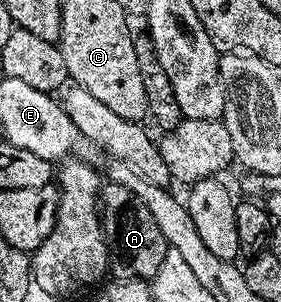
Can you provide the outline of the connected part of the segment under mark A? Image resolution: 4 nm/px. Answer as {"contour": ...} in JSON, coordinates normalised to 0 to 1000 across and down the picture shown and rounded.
{"contour":[[[395,599],[374,603],[359,616],[349,682],[363,702],[370,785],[384,798],[384,854],[395,894],[402,901],[427,897],[420,904],[427,924],[505,924],[516,930],[552,924],[562,891],[605,821],[591,785],[577,785],[577,758],[562,758],[562,745],[548,745],[548,719],[534,719],[534,692],[520,692],[509,666],[473,632],[448,626],[448,613]]]}

